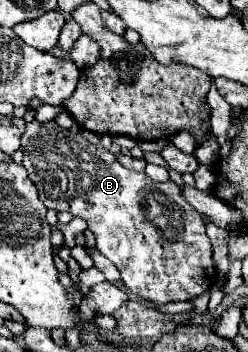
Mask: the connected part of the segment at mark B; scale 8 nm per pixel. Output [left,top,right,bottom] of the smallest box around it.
[21,121,217,303]

